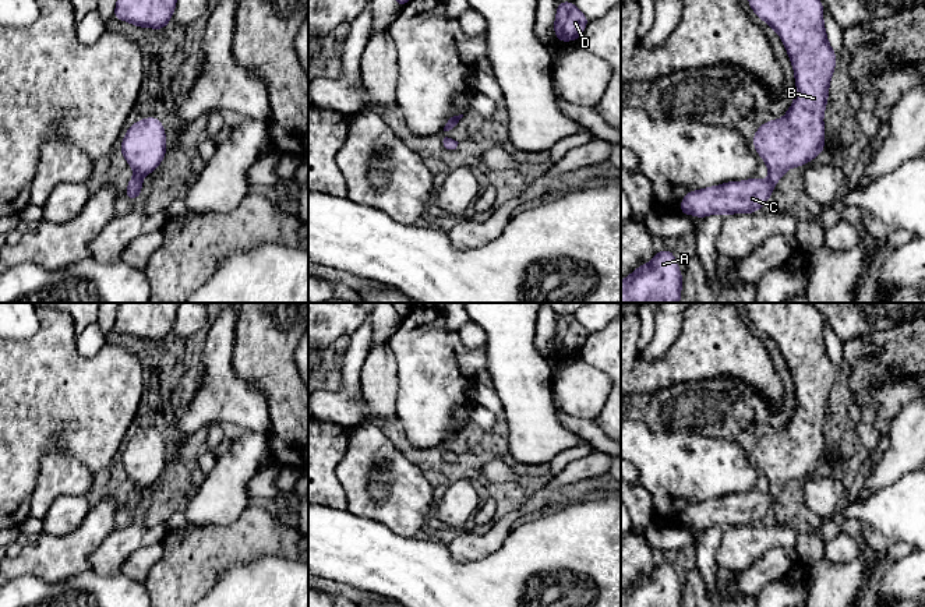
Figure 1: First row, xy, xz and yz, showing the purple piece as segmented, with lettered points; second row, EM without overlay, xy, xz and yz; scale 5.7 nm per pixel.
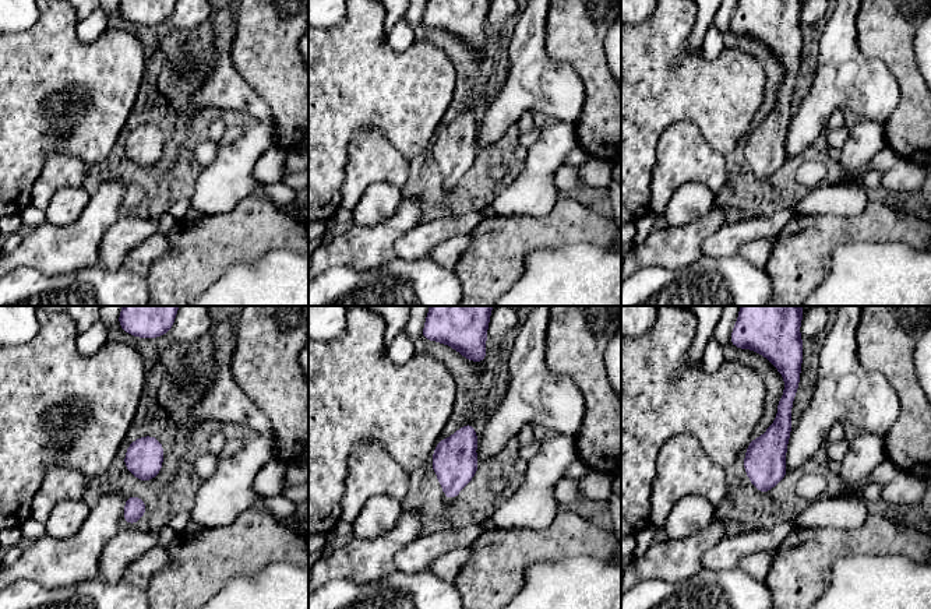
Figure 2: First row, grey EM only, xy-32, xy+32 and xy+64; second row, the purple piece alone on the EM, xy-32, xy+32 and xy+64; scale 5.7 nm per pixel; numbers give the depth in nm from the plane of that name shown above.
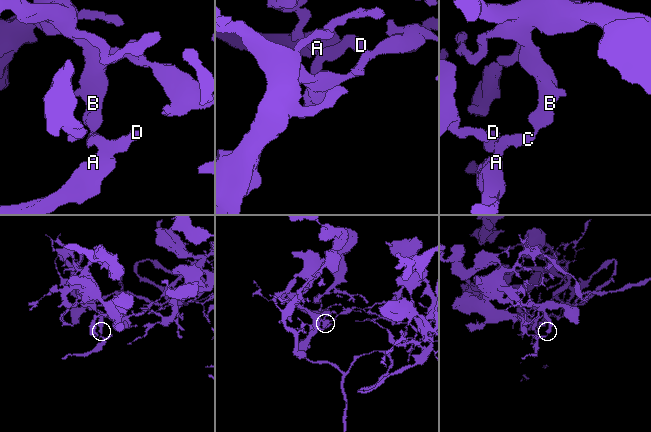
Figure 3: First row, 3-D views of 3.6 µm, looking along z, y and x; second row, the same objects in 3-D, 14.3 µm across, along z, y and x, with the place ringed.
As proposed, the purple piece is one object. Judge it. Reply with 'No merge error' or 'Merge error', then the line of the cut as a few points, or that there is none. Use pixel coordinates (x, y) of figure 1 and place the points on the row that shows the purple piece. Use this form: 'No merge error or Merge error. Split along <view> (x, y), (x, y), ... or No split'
No merge error. No split

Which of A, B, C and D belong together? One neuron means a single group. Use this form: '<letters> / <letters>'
A B C D

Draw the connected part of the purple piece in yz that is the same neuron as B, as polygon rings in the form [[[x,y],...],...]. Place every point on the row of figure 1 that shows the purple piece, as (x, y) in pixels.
[[[820,0],[748,1],[753,13],[779,33],[785,46],[794,68],[795,98],[784,117],[763,123],[753,135],[753,148],[767,166],[769,180],[753,177],[689,191],[679,205],[679,211],[684,215],[703,219],[713,213],[723,216],[755,213],[772,197],[774,186],[788,169],[805,166],[825,151],[823,114],[827,105],[830,80],[837,63],[837,56],[827,40],[823,22],[825,6]]]

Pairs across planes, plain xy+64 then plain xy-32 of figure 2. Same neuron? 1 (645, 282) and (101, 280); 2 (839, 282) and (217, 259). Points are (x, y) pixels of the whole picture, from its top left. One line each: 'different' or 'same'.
1: same
2: different

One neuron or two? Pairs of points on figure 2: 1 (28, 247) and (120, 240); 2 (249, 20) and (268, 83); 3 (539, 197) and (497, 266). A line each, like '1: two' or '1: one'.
1: two
2: one
3: two

